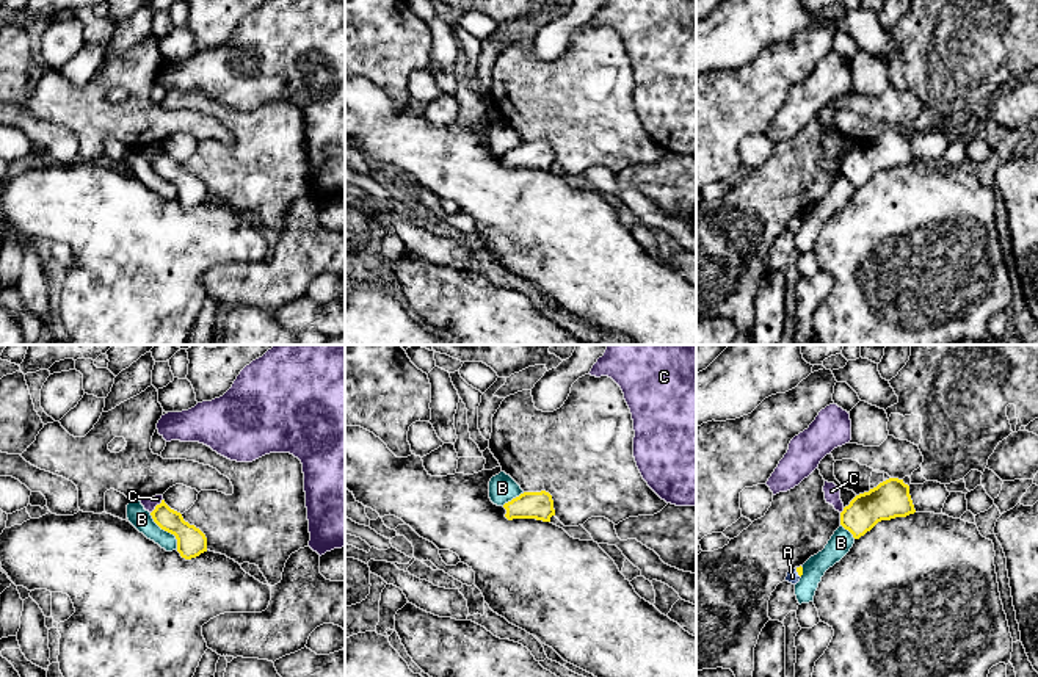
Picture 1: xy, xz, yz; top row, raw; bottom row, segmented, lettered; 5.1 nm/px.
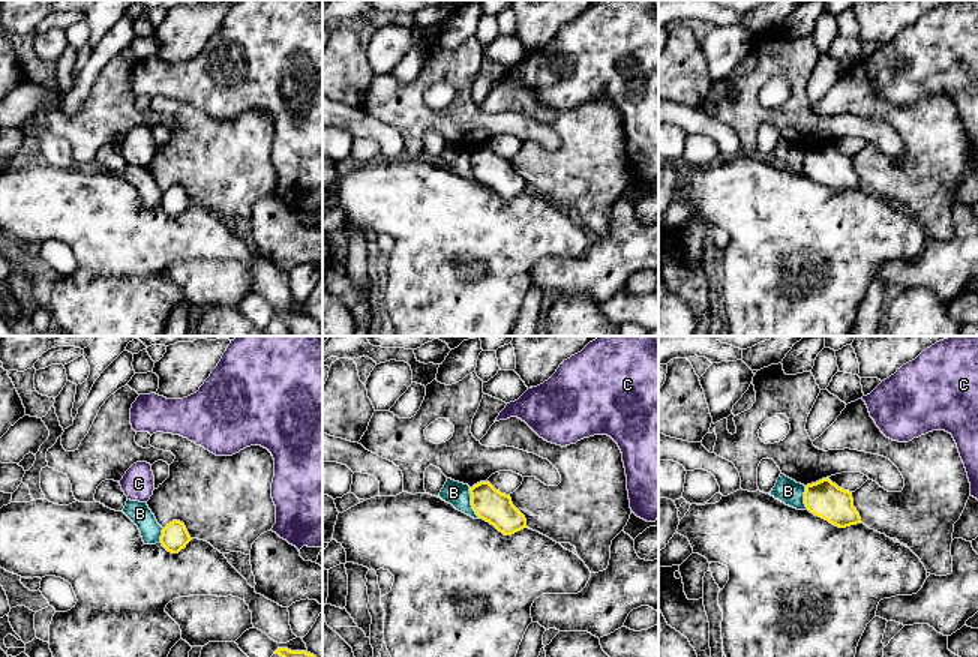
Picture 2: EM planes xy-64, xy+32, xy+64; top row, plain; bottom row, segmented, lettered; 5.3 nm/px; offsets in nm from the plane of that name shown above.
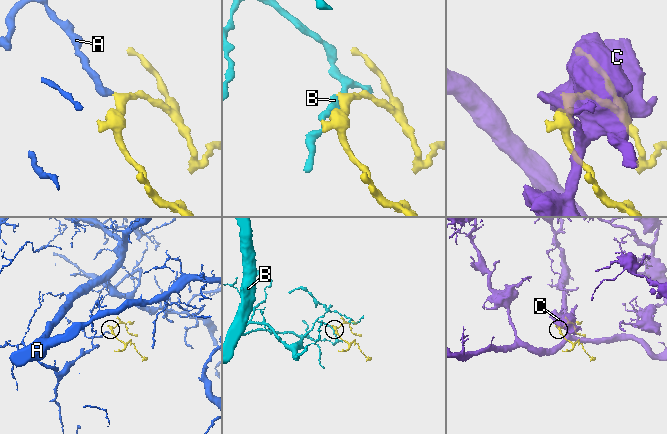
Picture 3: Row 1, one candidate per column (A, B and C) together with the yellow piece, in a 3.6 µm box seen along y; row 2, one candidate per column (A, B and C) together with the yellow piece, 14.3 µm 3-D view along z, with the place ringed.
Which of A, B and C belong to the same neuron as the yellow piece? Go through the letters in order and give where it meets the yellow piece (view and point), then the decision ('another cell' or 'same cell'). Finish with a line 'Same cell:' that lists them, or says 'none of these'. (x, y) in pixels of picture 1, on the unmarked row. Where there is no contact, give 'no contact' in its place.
A: contact yz (797, 220); same cell
B: contact xy (166, 179); another cell
C: contact xy (156, 155); another cell
Same cell: A

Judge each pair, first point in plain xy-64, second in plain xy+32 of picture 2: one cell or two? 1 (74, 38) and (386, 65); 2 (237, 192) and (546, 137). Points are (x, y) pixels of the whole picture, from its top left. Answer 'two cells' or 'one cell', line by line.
1: two cells
2: two cells

